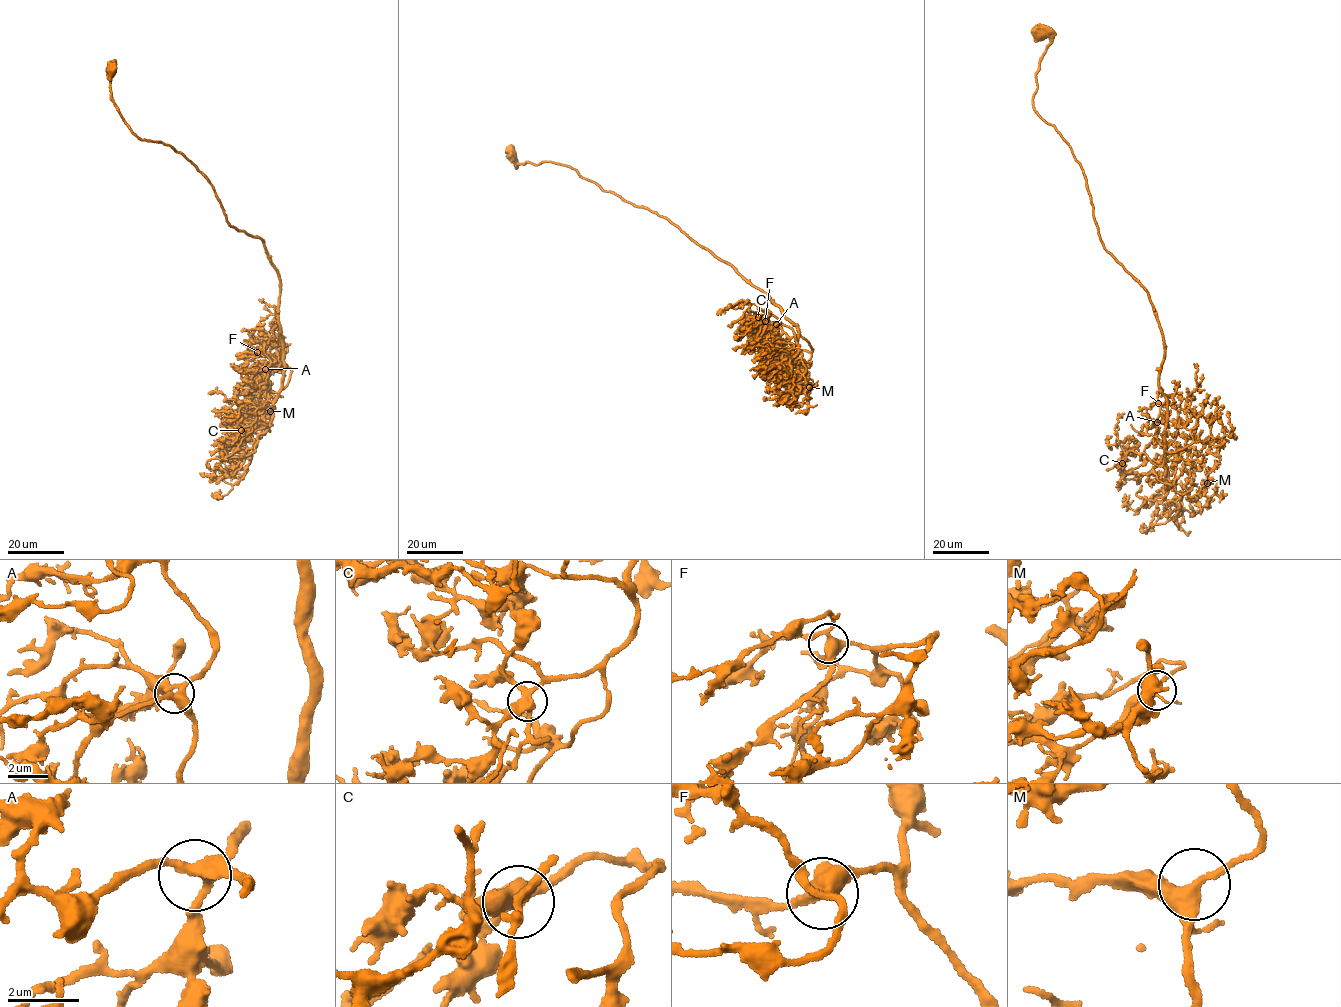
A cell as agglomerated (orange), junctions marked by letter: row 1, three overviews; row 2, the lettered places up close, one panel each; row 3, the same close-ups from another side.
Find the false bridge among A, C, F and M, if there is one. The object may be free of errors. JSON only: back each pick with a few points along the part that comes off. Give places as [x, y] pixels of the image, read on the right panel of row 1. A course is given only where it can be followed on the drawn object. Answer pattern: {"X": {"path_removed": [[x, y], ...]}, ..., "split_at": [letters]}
{"split_at": []}

